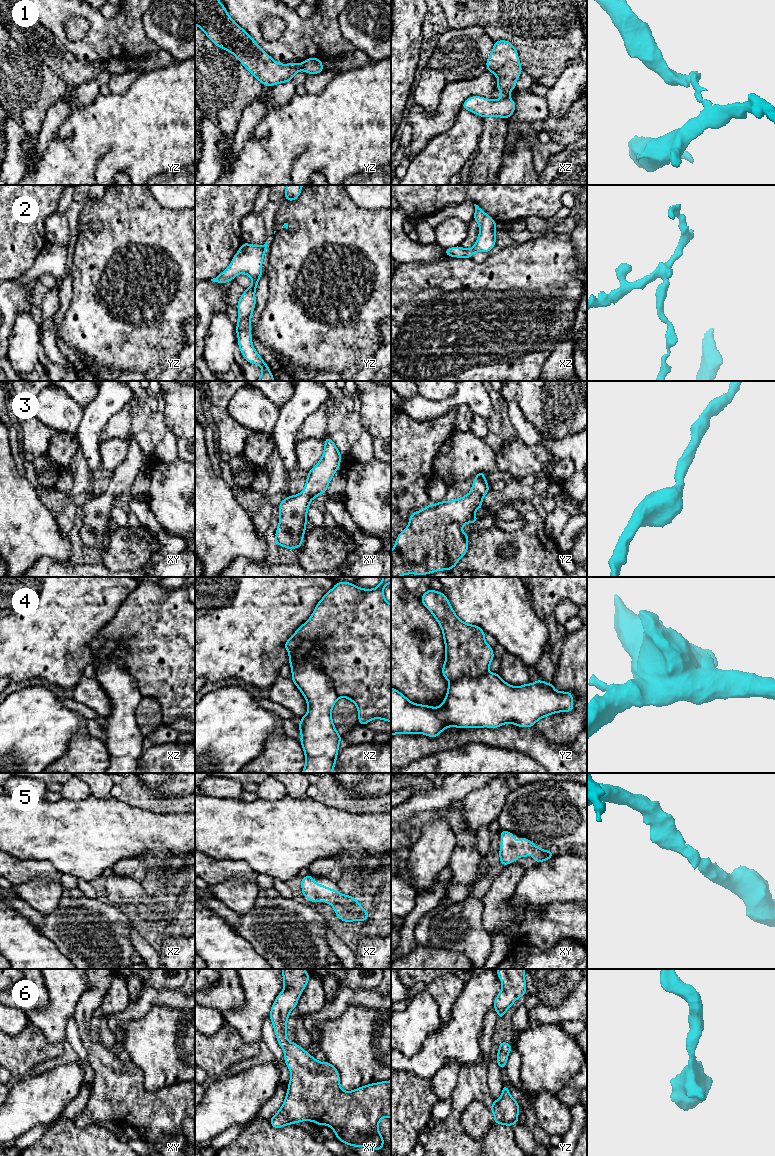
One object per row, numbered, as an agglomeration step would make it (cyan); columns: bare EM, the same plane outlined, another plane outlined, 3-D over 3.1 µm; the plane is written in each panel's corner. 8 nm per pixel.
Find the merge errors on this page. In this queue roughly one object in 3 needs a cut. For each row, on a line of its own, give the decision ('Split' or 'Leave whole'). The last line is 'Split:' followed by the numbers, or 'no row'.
1: Split
2: Leave whole
3: Leave whole
4: Split
5: Leave whole
6: Leave whole
Split: 1, 4

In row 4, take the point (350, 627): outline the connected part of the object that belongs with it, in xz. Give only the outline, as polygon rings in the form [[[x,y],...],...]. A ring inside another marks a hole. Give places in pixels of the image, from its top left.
[[[383,577],[380,584],[374,589],[363,589],[349,582],[337,582],[335,586],[328,591],[316,605],[311,617],[301,625],[296,632],[286,641],[284,647],[289,653],[289,664],[295,663],[298,660],[295,658],[295,649],[302,643],[303,640],[310,641],[315,648],[309,653],[309,659],[319,662],[324,673],[328,675],[334,683],[334,687],[338,697],[348,698],[354,702],[358,709],[359,724],[365,726],[372,719],[382,719],[391,722],[391,604],[385,600],[383,593],[384,587],[391,583],[391,577]]]

